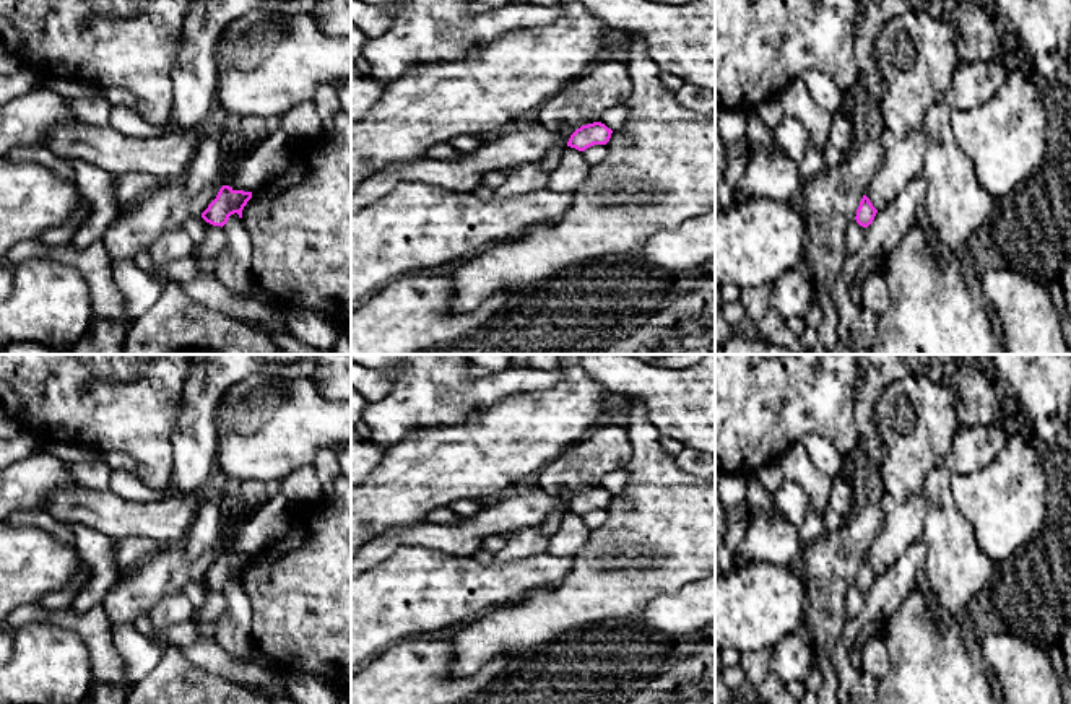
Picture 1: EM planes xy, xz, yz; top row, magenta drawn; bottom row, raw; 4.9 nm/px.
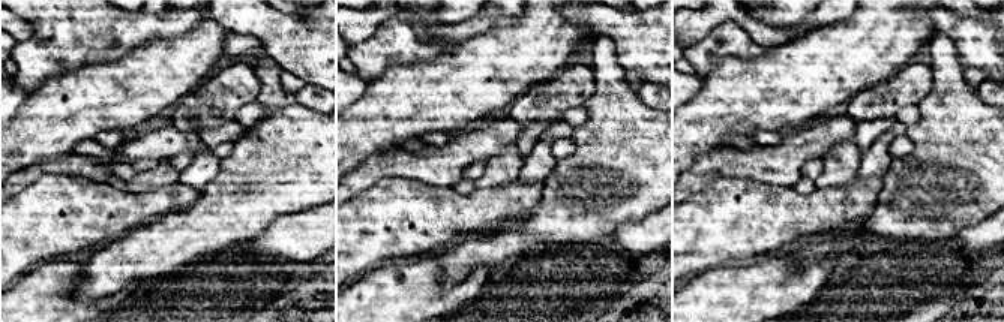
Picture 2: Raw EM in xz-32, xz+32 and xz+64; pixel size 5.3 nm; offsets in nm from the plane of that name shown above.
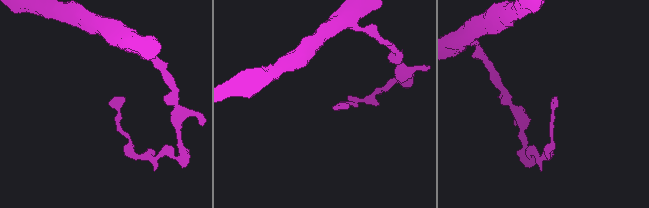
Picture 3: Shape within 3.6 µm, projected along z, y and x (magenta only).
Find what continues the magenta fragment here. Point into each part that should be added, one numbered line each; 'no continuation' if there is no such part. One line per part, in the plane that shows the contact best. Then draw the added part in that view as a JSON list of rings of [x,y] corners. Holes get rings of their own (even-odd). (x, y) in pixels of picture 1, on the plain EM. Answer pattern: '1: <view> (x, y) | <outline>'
no continuation

